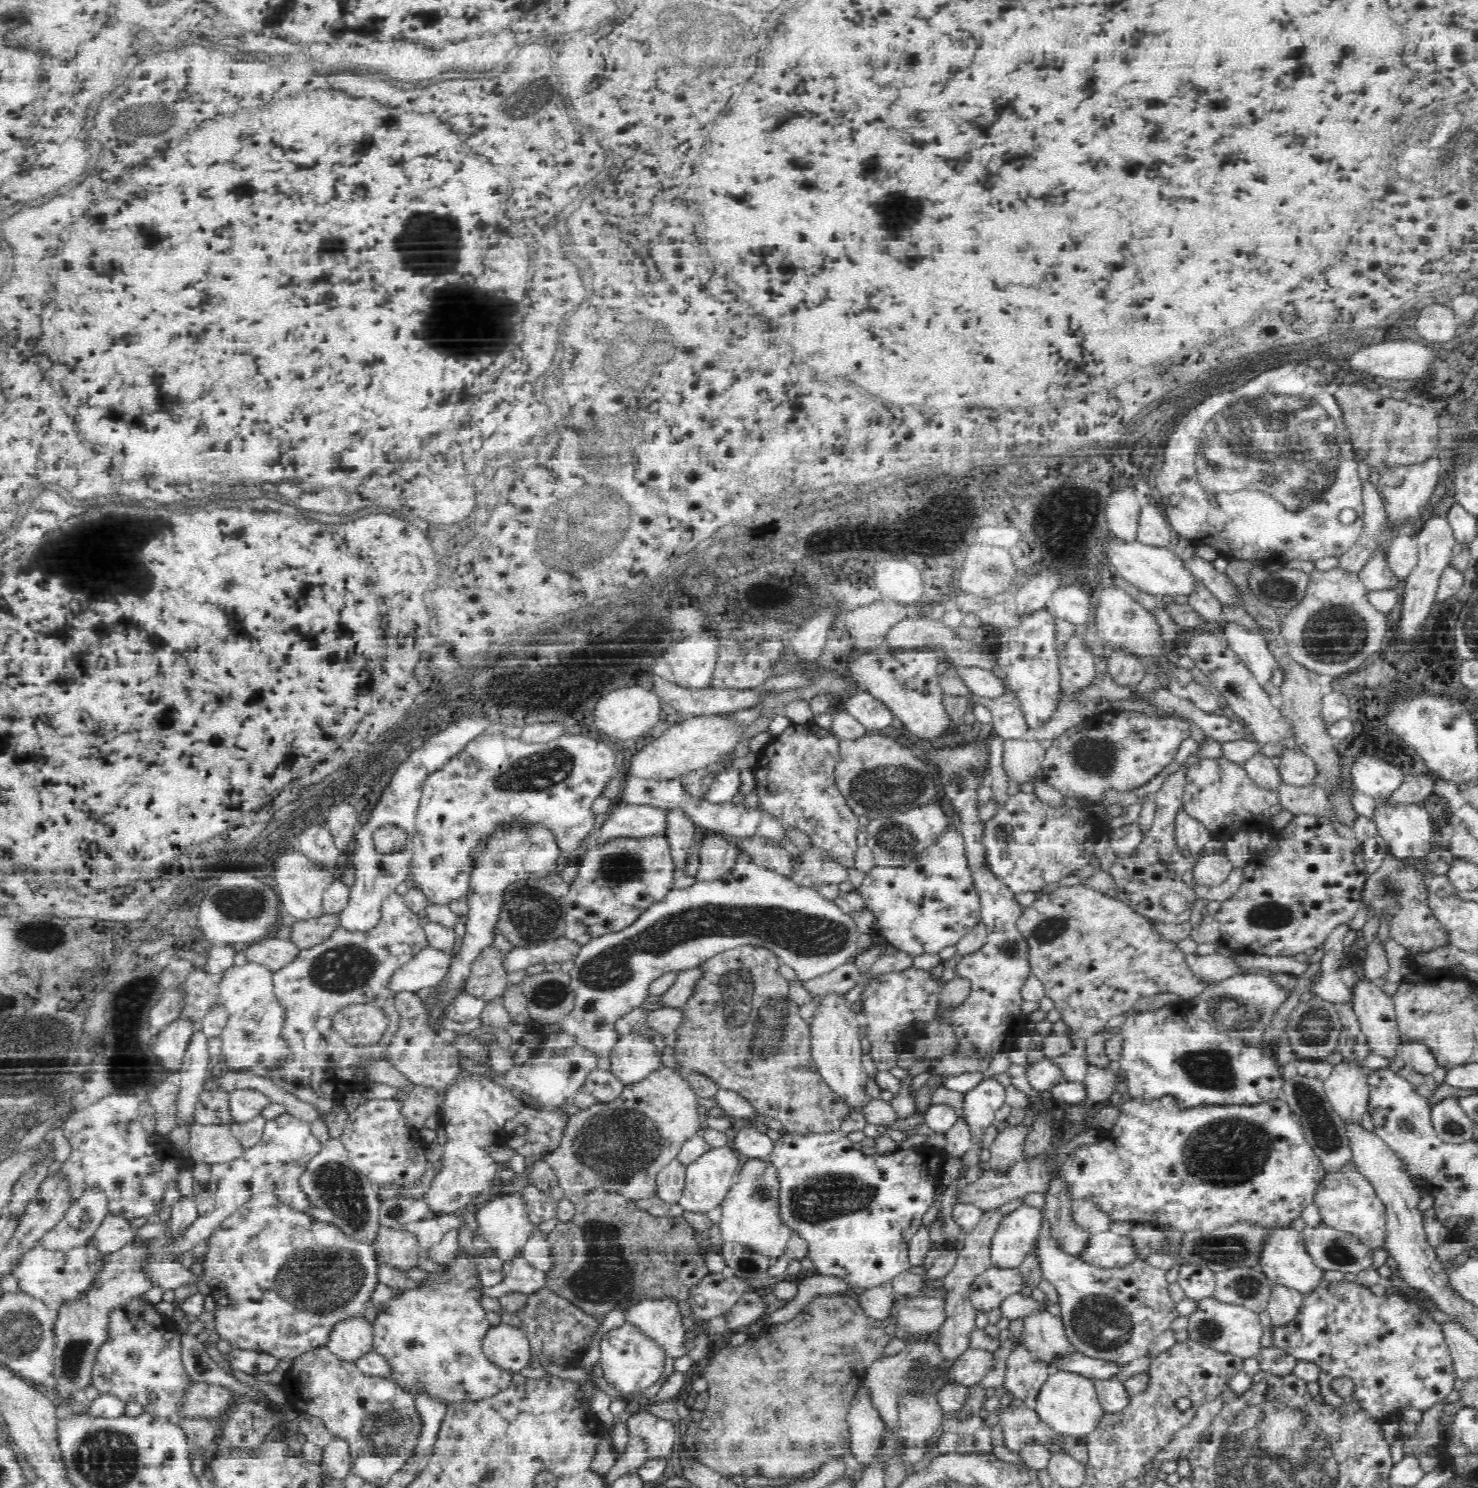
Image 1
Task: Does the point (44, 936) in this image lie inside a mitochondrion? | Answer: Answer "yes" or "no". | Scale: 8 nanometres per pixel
yes

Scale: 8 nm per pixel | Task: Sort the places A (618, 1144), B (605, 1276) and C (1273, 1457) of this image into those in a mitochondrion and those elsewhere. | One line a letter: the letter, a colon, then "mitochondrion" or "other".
A: mitochondrion
B: mitochondrion
C: mitochondrion

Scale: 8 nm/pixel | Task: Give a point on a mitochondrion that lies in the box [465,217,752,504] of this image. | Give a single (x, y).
(653, 338)

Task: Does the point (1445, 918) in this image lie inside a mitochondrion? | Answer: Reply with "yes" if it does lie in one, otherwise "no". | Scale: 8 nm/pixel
no

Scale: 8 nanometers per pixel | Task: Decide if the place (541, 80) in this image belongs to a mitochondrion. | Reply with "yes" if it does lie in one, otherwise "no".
yes

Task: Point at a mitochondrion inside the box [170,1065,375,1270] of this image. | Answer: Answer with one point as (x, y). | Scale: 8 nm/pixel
(341, 1193)

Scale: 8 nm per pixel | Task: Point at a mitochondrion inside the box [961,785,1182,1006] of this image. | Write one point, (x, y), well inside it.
(1047, 930)

